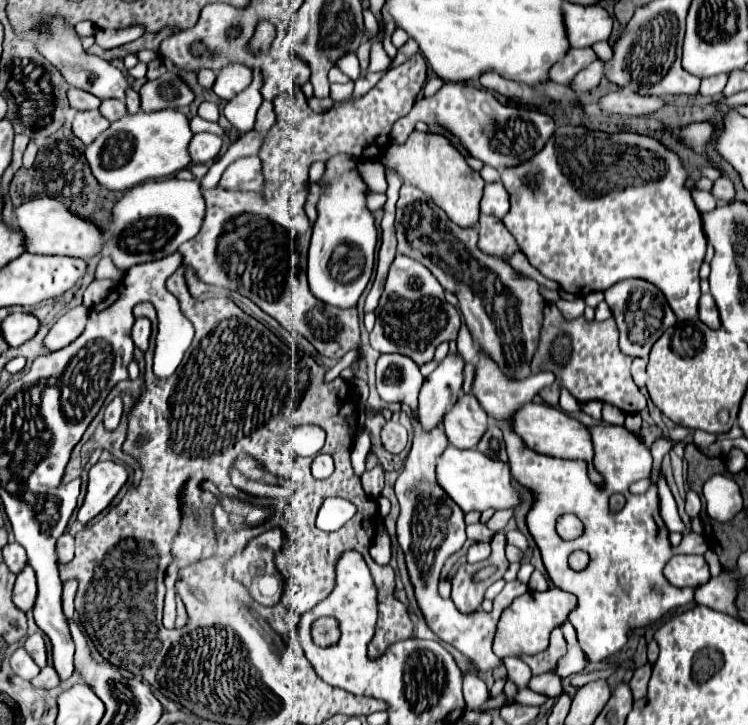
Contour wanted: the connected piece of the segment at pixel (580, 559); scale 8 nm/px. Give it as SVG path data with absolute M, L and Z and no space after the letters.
M575 551L569 556L569 565L573 570L581 571L589 563L589 555L583 551Z

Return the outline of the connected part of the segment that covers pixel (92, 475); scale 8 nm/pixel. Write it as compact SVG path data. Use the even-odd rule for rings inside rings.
M114 460L110 462L96 462L88 472L88 494L78 510L78 520L88 524L94 516L98 516L112 498L120 492L120 488L128 480L128 470L124 464Z

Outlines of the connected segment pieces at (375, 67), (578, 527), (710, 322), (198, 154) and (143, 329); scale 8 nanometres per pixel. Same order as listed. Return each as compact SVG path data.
M374 42L370 52L370 72L384 72L392 64L392 58L382 50L382 42Z
M564 514L558 518L556 532L560 534L560 538L574 540L578 534L582 534L582 530L584 530L584 526L580 522L574 522L574 514Z
M702 294L700 298L700 320L710 328L720 328L720 314L716 310L716 302L710 294Z
M200 132L200 134L194 134L188 150L190 150L190 158L192 162L210 162L218 156L220 148L224 144L224 138L218 136L218 134L210 134L210 132Z
M136 318L136 324L132 328L132 340L140 350L146 350L146 344L150 340L150 322L146 318Z

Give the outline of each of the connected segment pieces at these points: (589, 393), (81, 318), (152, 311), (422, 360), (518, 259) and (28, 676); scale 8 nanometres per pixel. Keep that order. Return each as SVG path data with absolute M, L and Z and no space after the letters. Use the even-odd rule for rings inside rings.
M548 302L548 306L544 308L544 328L542 328L542 338L540 338L540 346L538 346L538 352L544 352L544 362L548 362L550 348L552 348L552 344L548 342L548 336L570 338L572 352L570 352L570 362L566 366L554 366L556 382L550 388L540 392L544 402L556 406L558 396L560 396L558 386L564 384L570 390L570 394L582 404L590 402L590 400L600 400L600 402L618 406L626 414L638 414L646 408L646 396L642 396L642 392L638 390L638 386L634 384L634 380L630 376L632 358L622 354L618 348L618 330L616 330L614 318L608 318L604 322L586 322L584 318L568 322L562 318L558 308L552 302Z
M86 306L72 308L62 318L58 318L58 322L50 328L50 332L44 338L46 352L56 352L56 350L62 350L68 344L72 344L84 332L86 318L88 318Z
M140 302L136 308L134 308L134 316L146 316L152 320L152 330L156 330L158 326L158 318L156 318L156 308L150 304L150 302Z
M396 254L386 288L376 308L376 326L370 332L372 348L380 354L404 354L422 366L434 358L438 344L456 340L460 324L462 320L458 310L446 302L444 288L434 274L418 260Z
M514 252L512 256L506 258L506 262L508 262L514 270L518 270L518 272L522 272L522 274L526 274L526 276L532 276L538 284L543 285L547 289L558 290L560 288L555 281L545 278L540 272L538 272L538 270L536 270L536 268L532 268L522 252Z
M18 648L12 658L10 658L10 666L14 670L16 676L24 678L24 680L32 680L34 676L38 676L40 668L32 662L32 658L28 658L28 654L24 652L24 648Z

